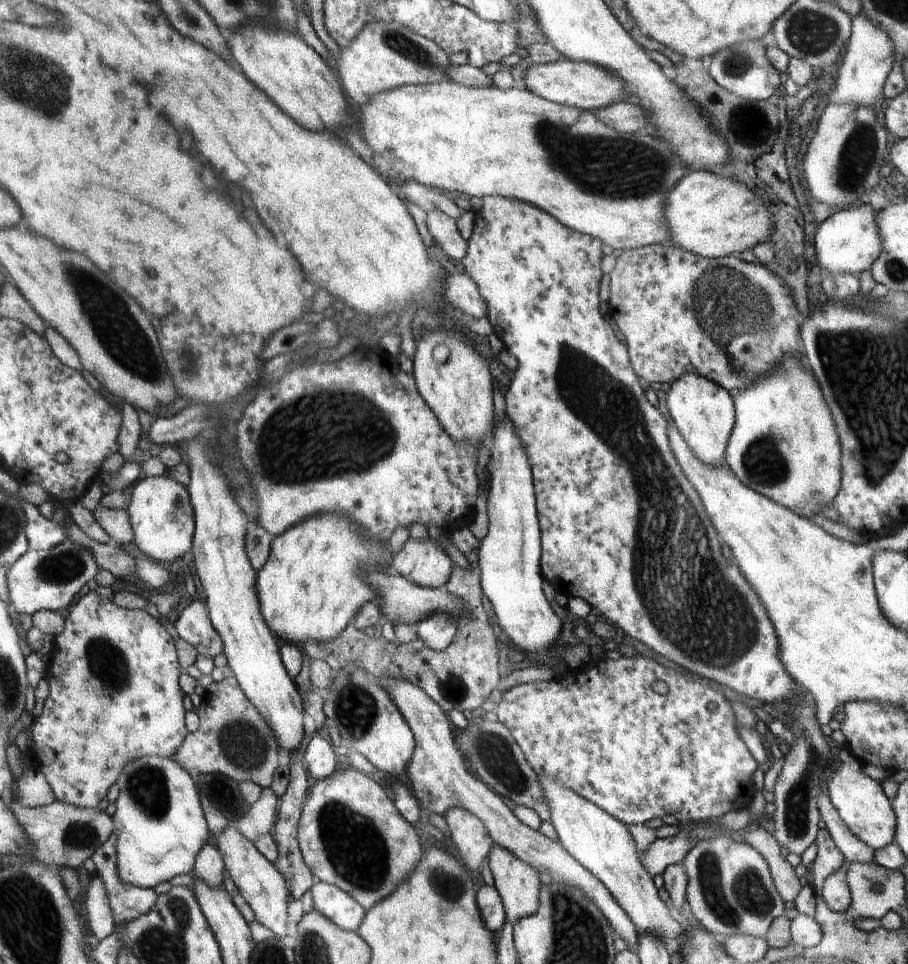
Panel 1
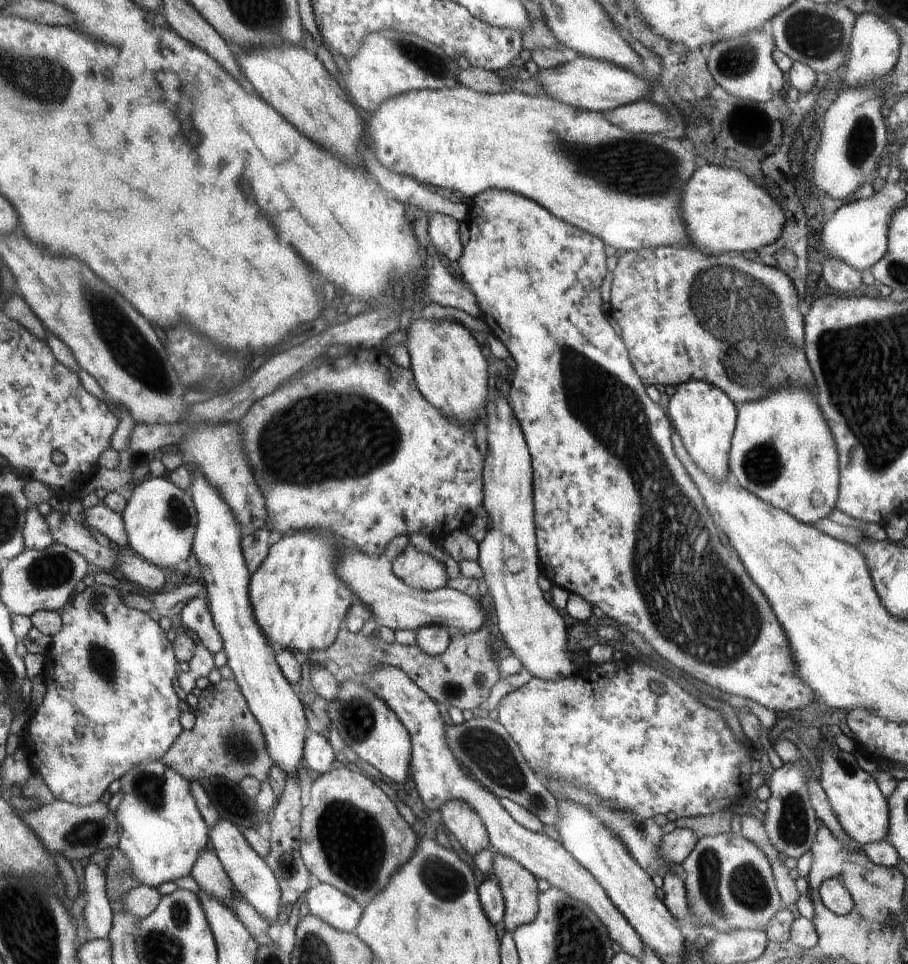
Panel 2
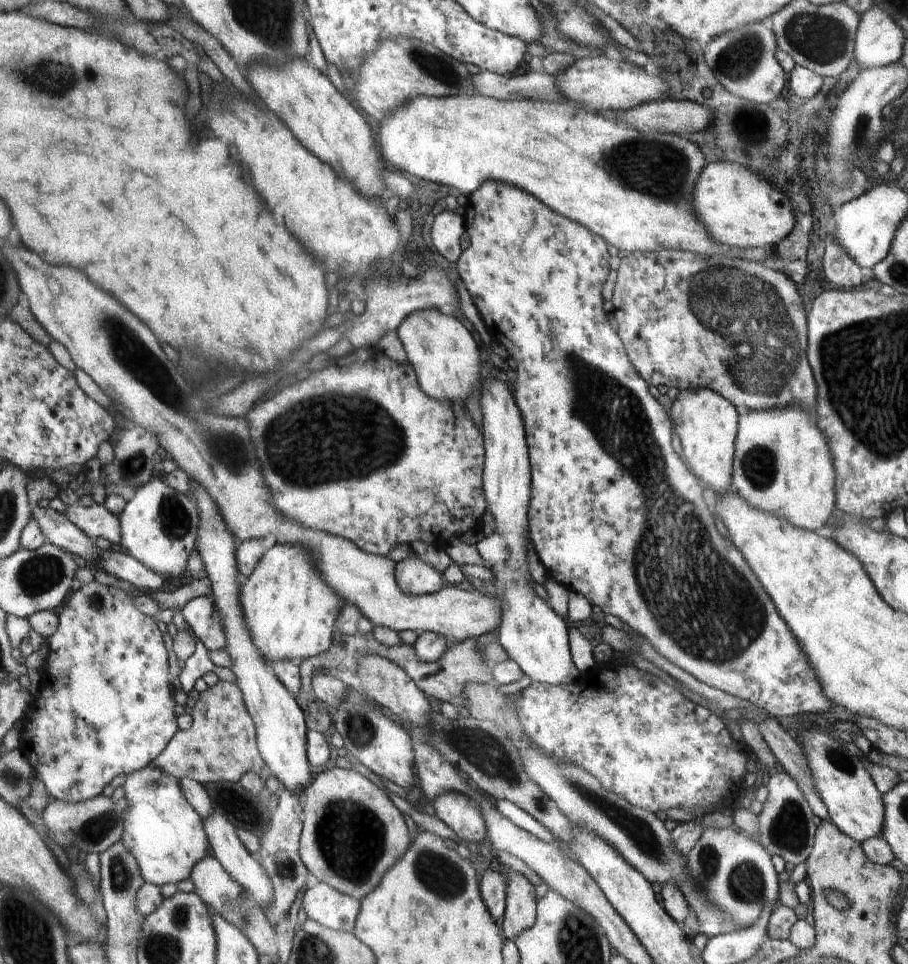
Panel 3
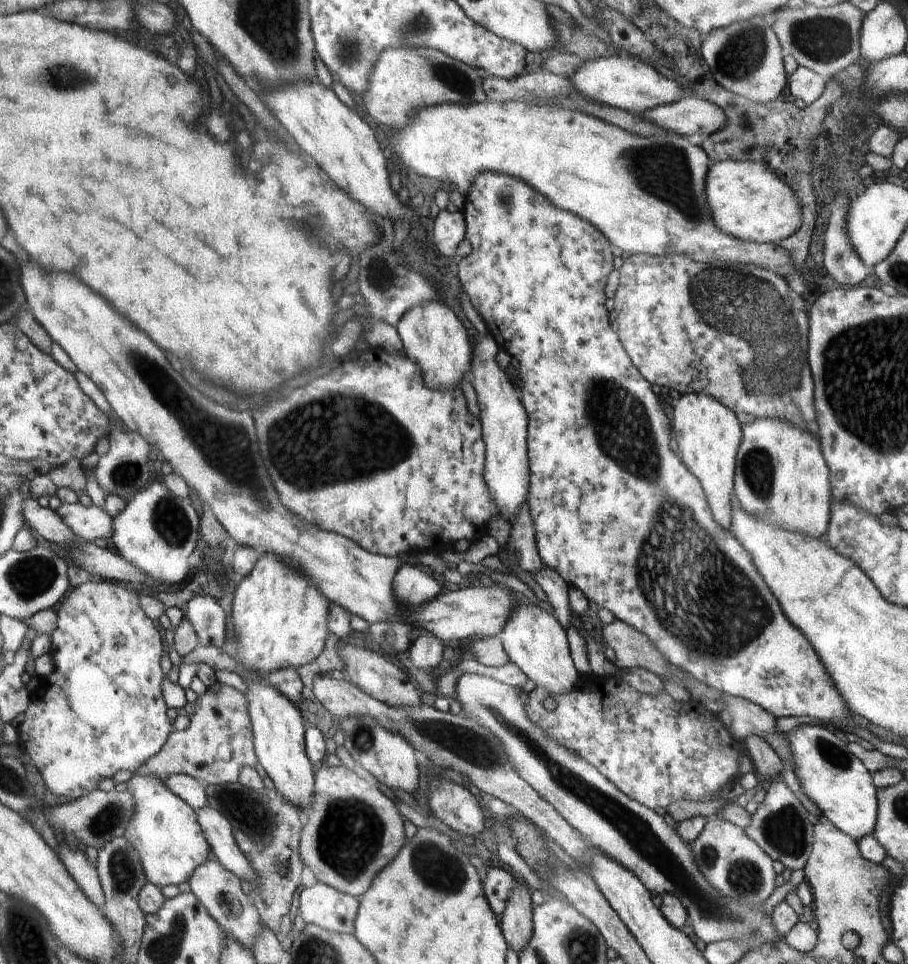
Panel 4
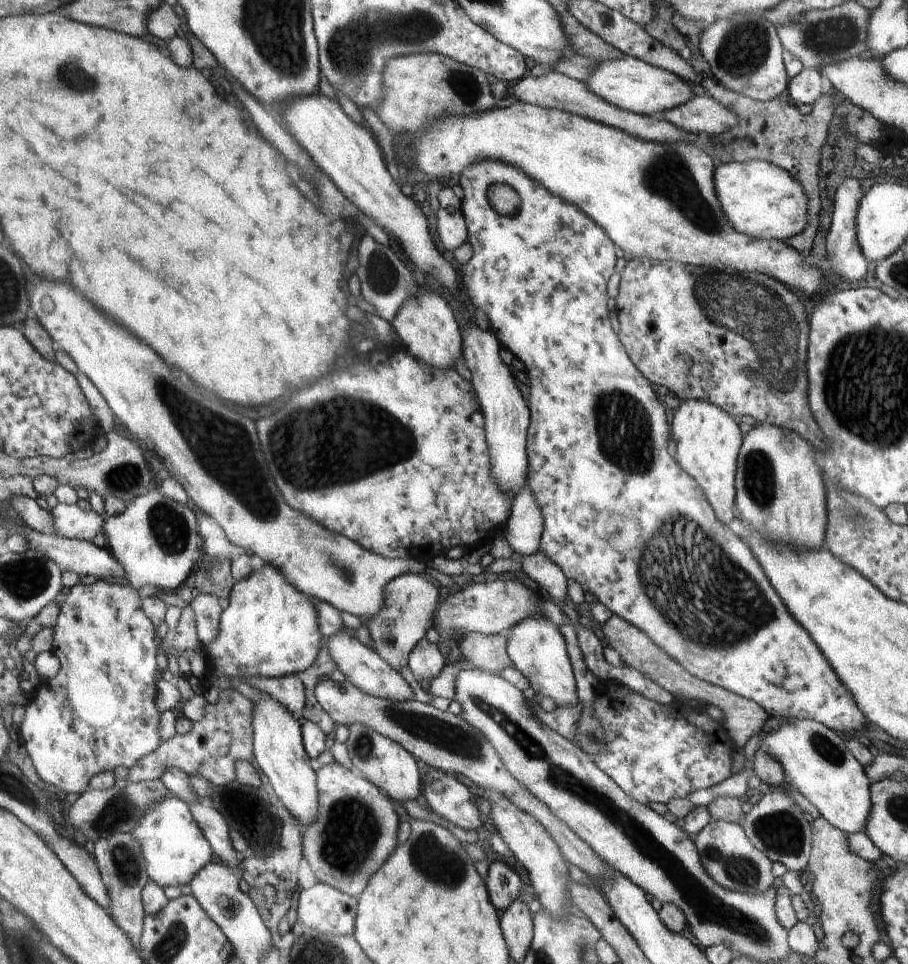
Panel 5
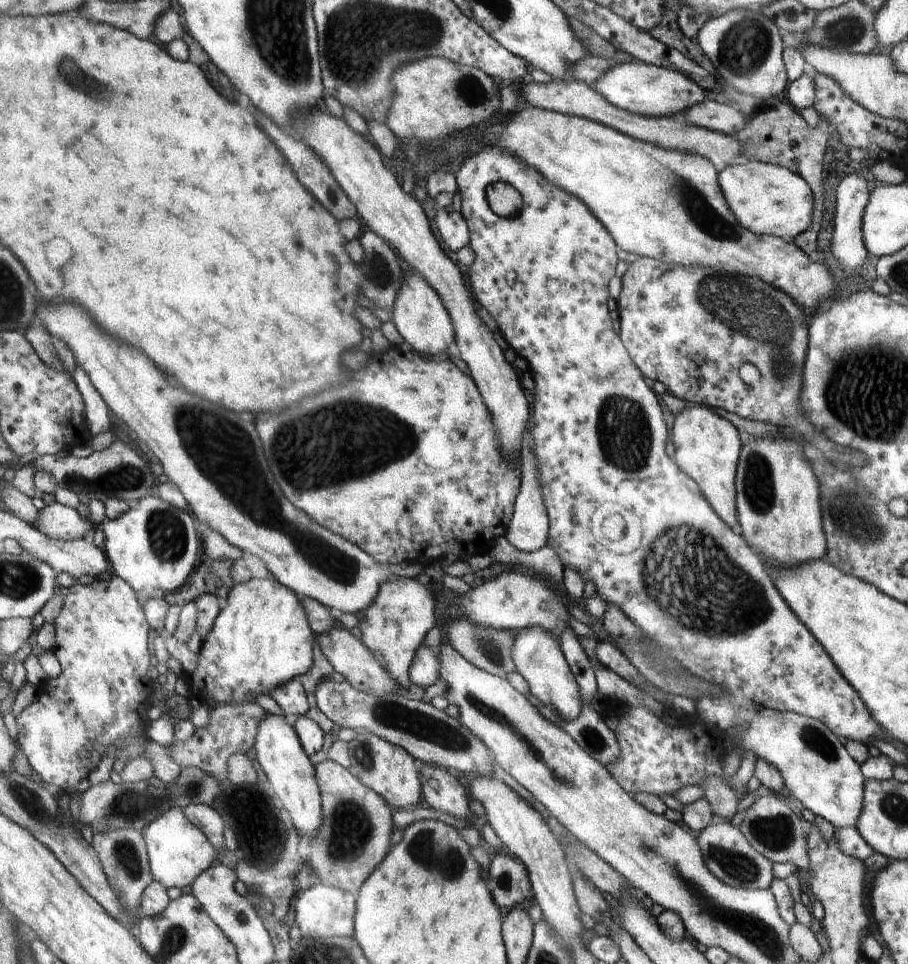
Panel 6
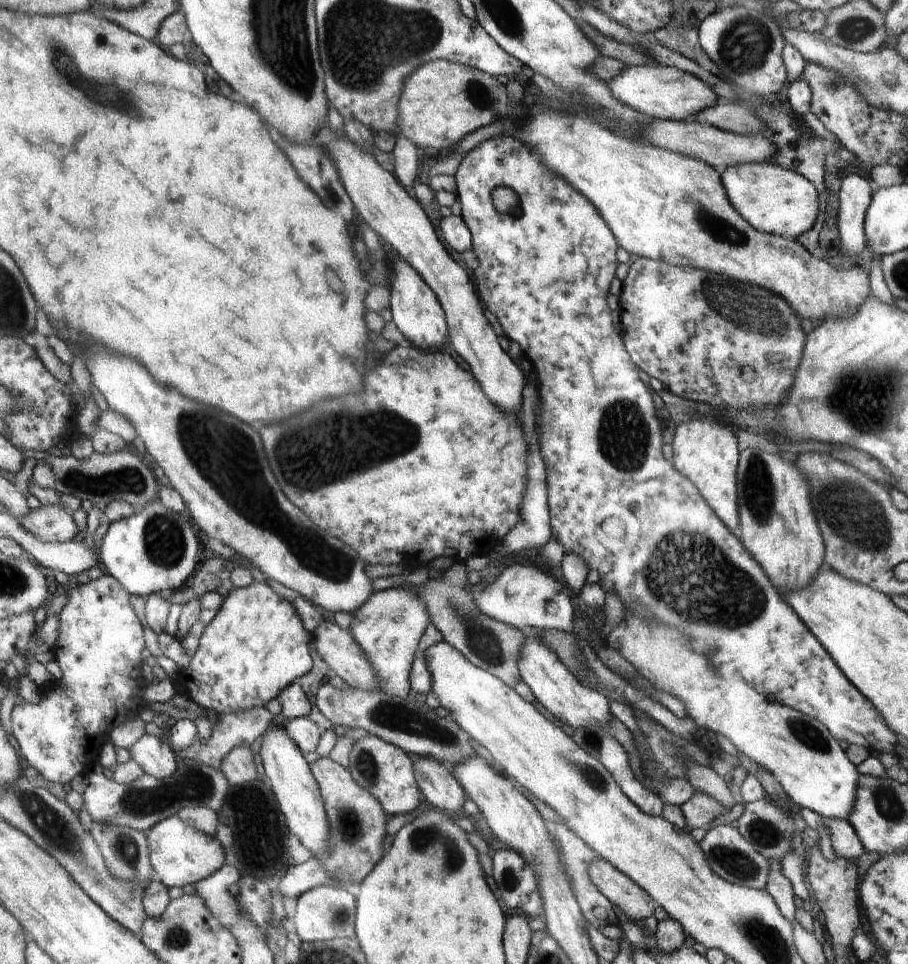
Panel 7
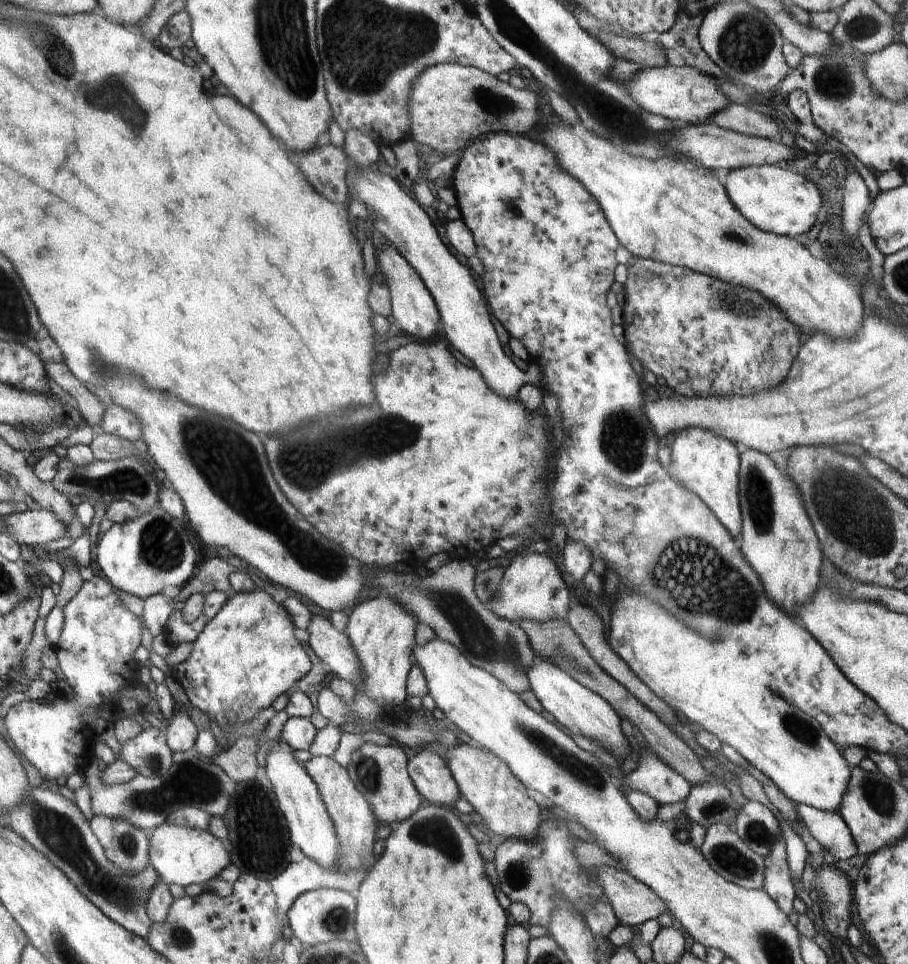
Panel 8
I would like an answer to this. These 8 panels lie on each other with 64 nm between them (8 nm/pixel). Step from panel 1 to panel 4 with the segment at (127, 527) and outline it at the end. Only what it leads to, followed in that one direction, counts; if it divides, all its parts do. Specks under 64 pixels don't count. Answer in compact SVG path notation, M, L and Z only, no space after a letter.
M78 502L62 504L57 511L79 540L96 542L98 538L106 538L111 542L114 538L114 517L105 508L95 505L86 507Z

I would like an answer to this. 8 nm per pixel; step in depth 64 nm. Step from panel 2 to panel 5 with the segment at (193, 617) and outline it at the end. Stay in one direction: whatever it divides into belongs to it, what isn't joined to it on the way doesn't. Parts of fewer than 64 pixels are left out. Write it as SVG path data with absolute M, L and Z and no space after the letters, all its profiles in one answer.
M202 594L191 603L191 608L197 617L199 638L204 648L212 647L221 638L225 611L220 600L212 594Z

